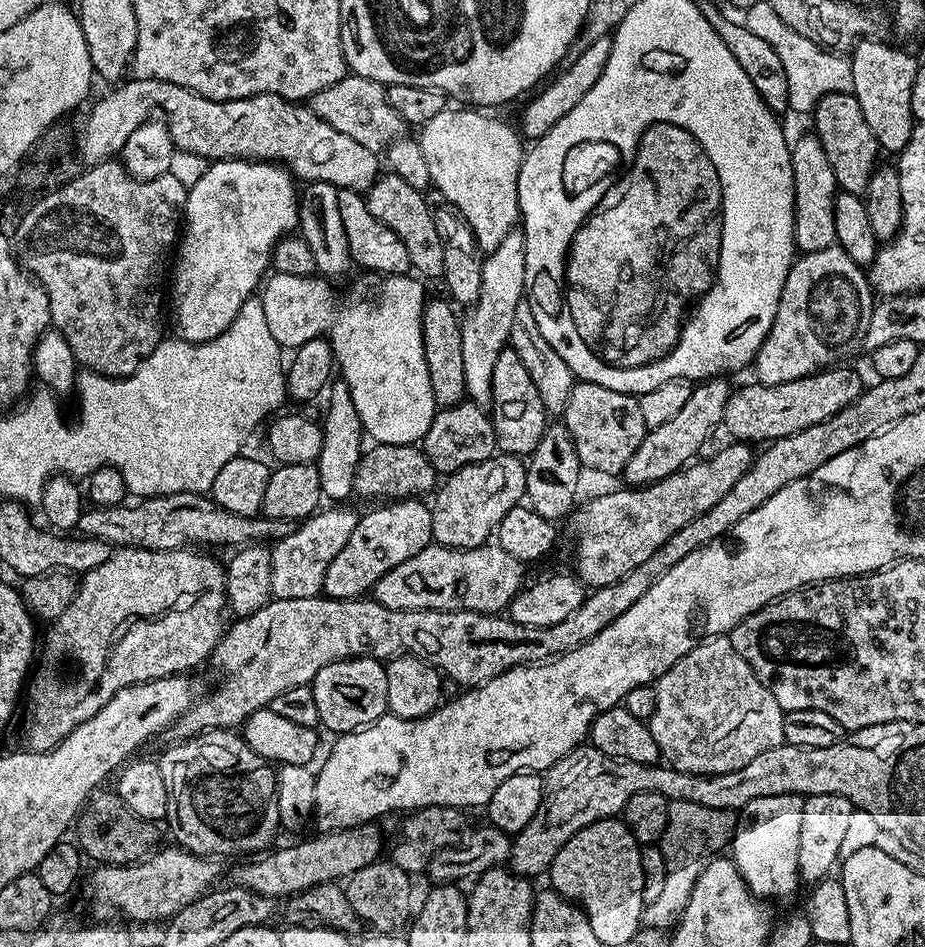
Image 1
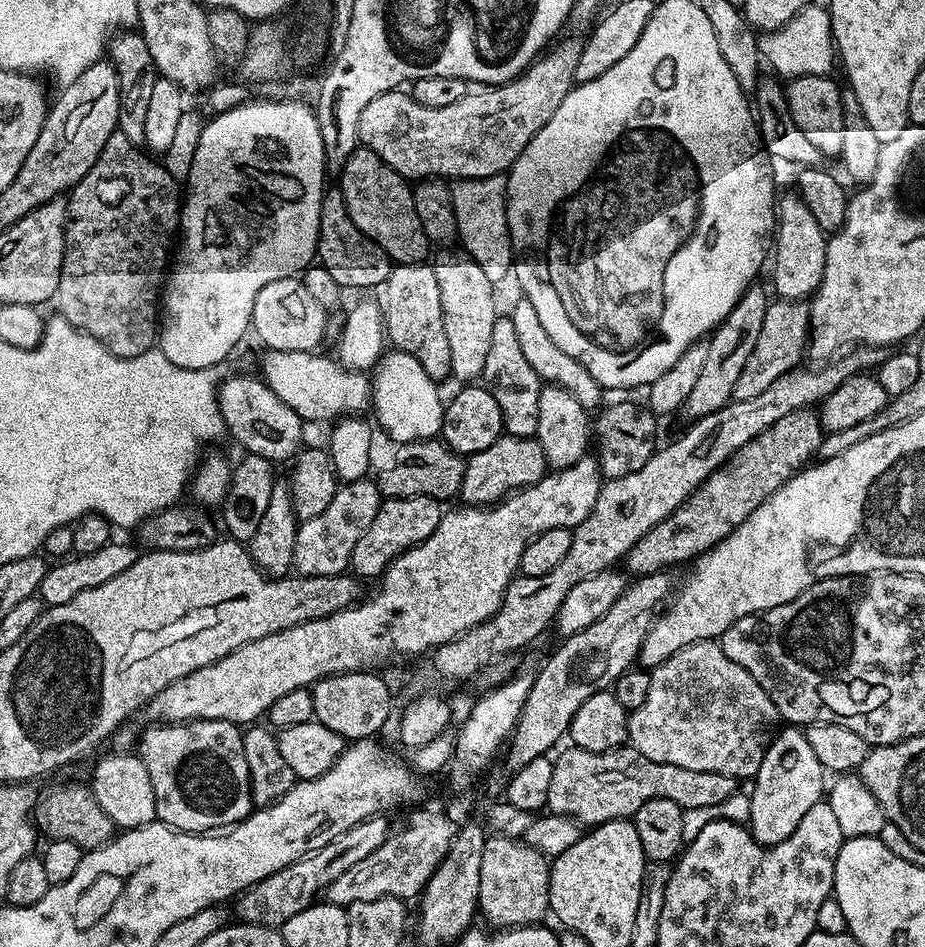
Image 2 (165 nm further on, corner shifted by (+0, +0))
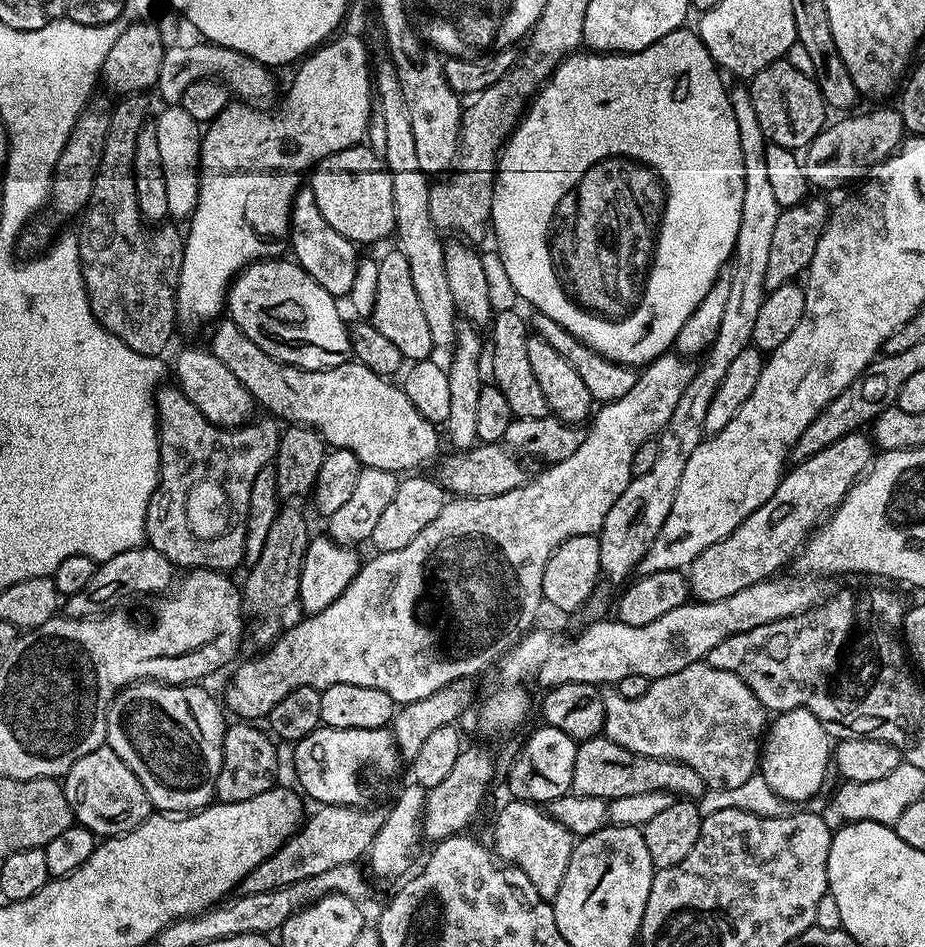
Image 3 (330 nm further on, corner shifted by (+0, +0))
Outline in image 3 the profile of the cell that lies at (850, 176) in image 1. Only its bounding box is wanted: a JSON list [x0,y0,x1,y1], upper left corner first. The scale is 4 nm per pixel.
[750,58,826,150]

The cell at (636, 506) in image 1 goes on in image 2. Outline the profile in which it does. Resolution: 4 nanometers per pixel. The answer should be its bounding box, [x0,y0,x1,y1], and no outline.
[626,408,825,577]

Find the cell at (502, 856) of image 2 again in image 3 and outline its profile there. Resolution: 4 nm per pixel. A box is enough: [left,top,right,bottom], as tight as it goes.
[491,799,574,902]

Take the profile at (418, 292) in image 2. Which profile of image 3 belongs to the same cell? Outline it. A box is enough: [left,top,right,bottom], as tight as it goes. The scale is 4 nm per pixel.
[370,250,434,362]

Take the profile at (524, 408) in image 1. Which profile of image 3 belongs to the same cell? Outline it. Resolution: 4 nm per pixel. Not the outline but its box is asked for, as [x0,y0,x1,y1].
[492,308,549,420]

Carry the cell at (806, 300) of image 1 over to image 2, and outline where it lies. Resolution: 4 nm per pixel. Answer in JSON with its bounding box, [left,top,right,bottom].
[733,299,810,400]

